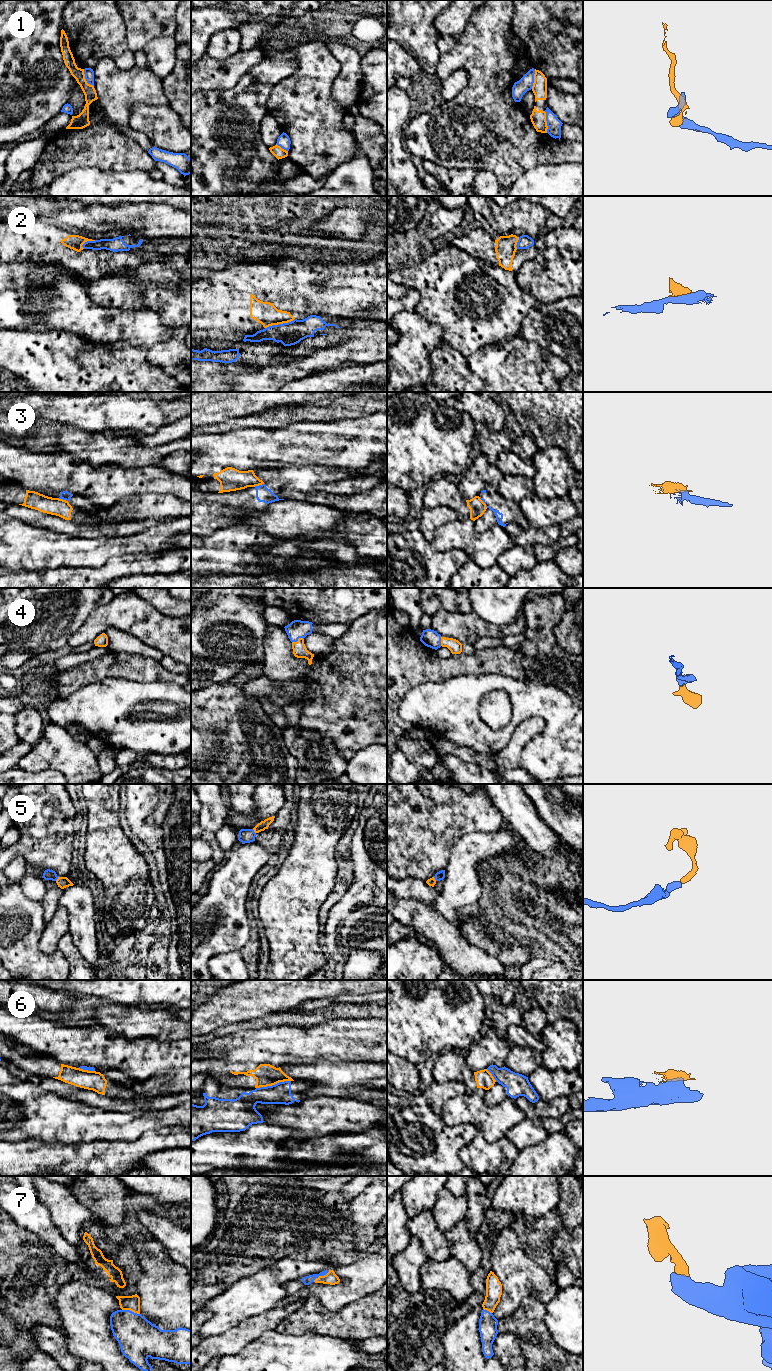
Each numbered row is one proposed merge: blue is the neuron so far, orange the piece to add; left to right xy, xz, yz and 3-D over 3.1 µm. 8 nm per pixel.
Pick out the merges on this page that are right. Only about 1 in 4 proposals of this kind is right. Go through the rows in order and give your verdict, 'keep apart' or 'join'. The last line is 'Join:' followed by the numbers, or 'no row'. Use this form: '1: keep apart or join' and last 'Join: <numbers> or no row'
1: keep apart
2: keep apart
3: keep apart
4: join
5: join
6: keep apart
7: join
Join: 4, 5, 7

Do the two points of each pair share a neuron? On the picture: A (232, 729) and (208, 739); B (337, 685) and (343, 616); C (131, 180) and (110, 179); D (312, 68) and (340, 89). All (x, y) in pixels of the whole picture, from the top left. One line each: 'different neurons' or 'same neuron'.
A: different neurons
B: different neurons
C: same neuron
D: different neurons

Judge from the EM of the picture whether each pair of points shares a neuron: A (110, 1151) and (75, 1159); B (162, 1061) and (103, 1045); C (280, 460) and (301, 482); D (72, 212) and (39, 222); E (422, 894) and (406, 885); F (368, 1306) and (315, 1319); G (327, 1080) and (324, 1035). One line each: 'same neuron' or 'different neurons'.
A: same neuron
B: same neuron
C: different neurons
D: different neurons
E: same neuron
F: same neuron
G: different neurons

